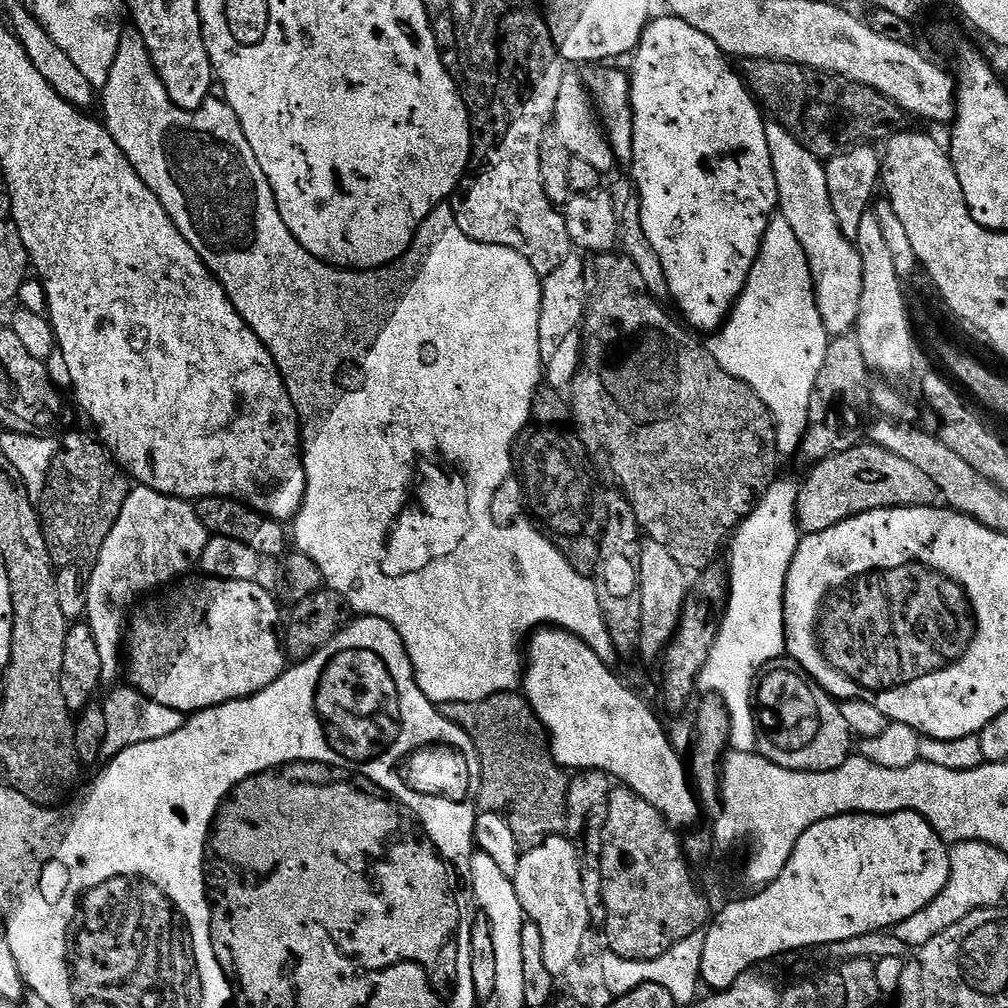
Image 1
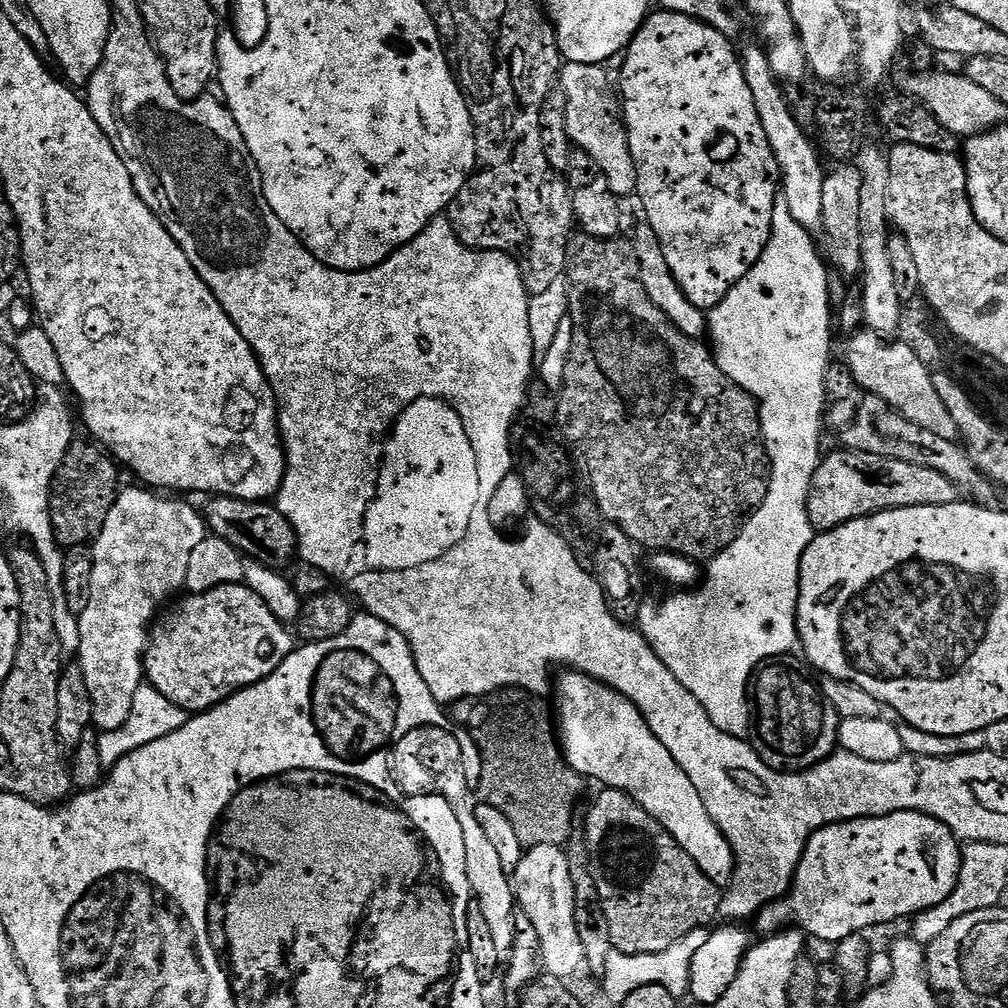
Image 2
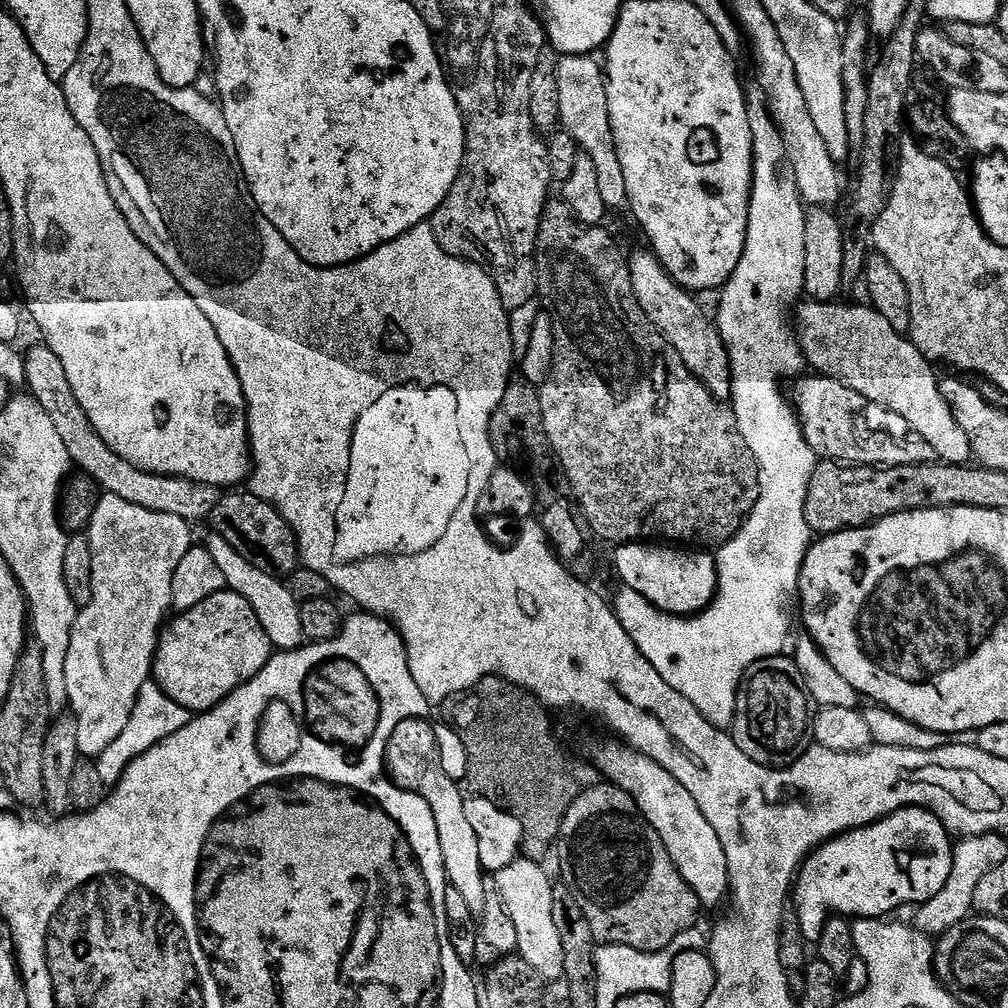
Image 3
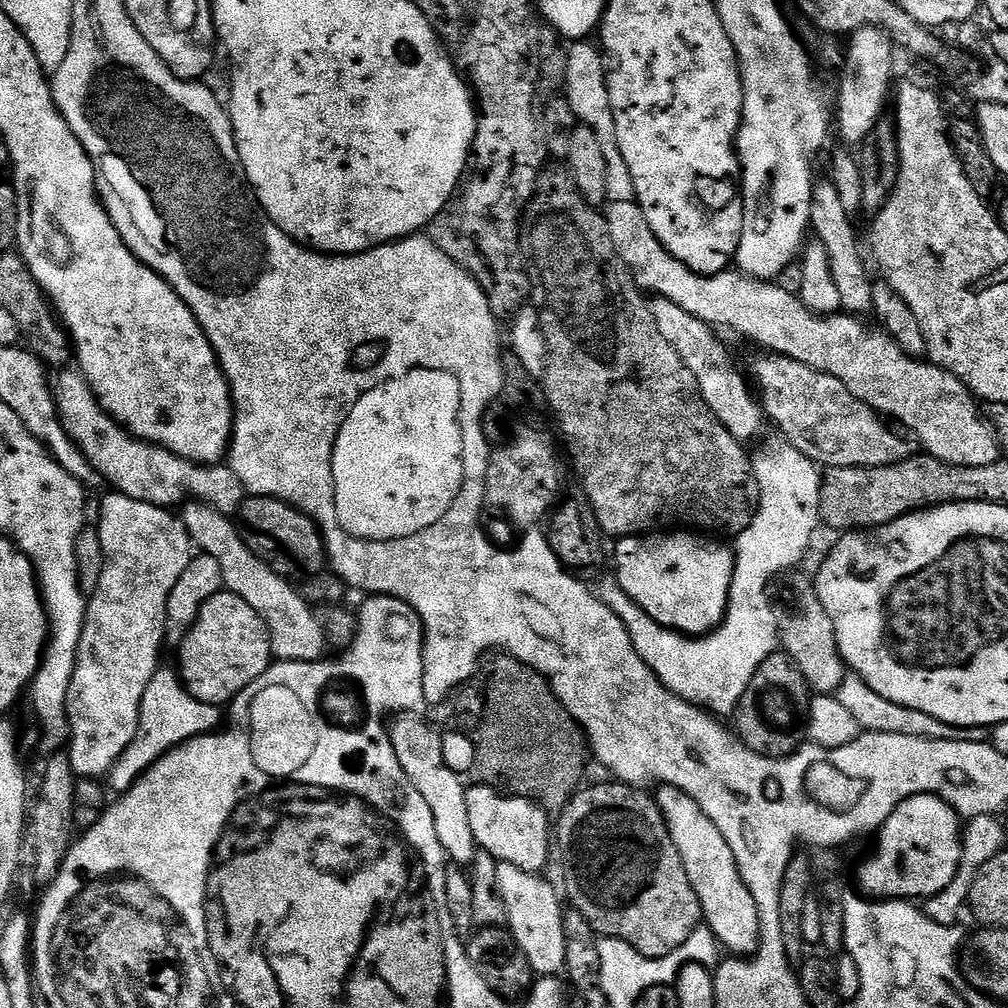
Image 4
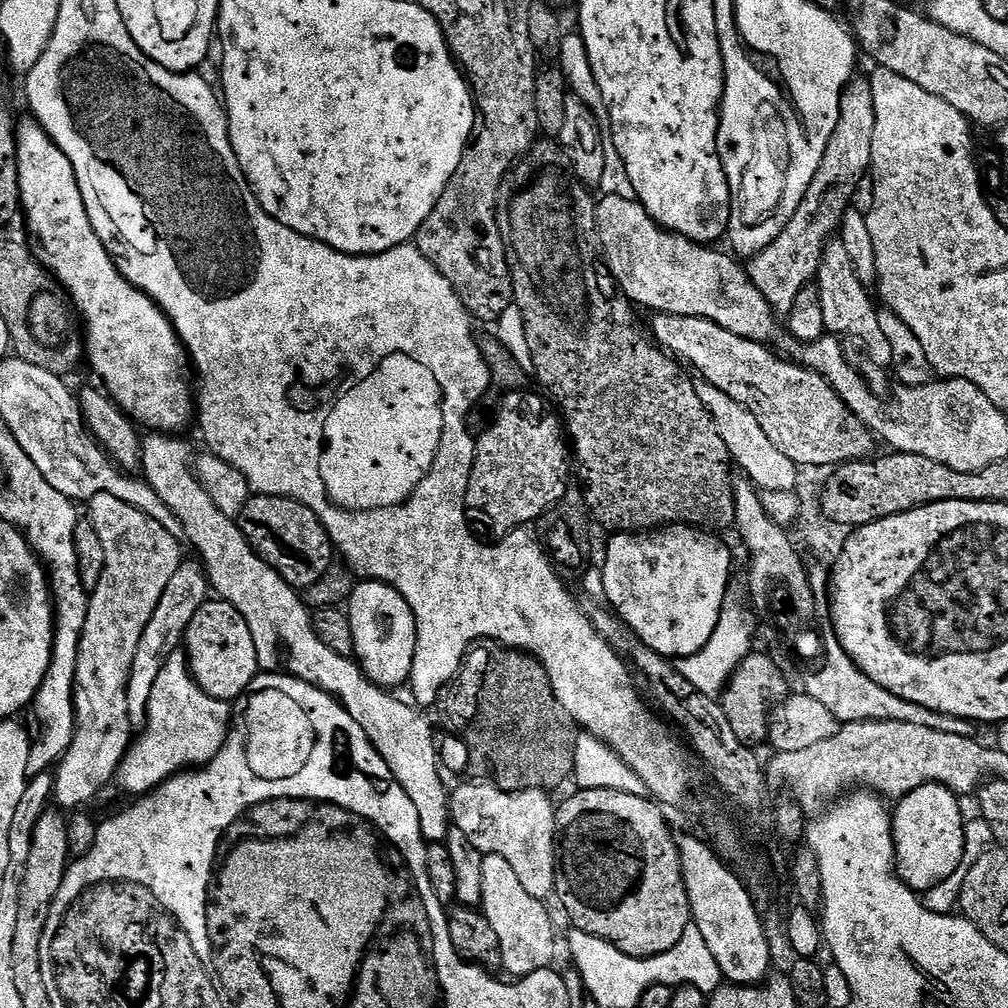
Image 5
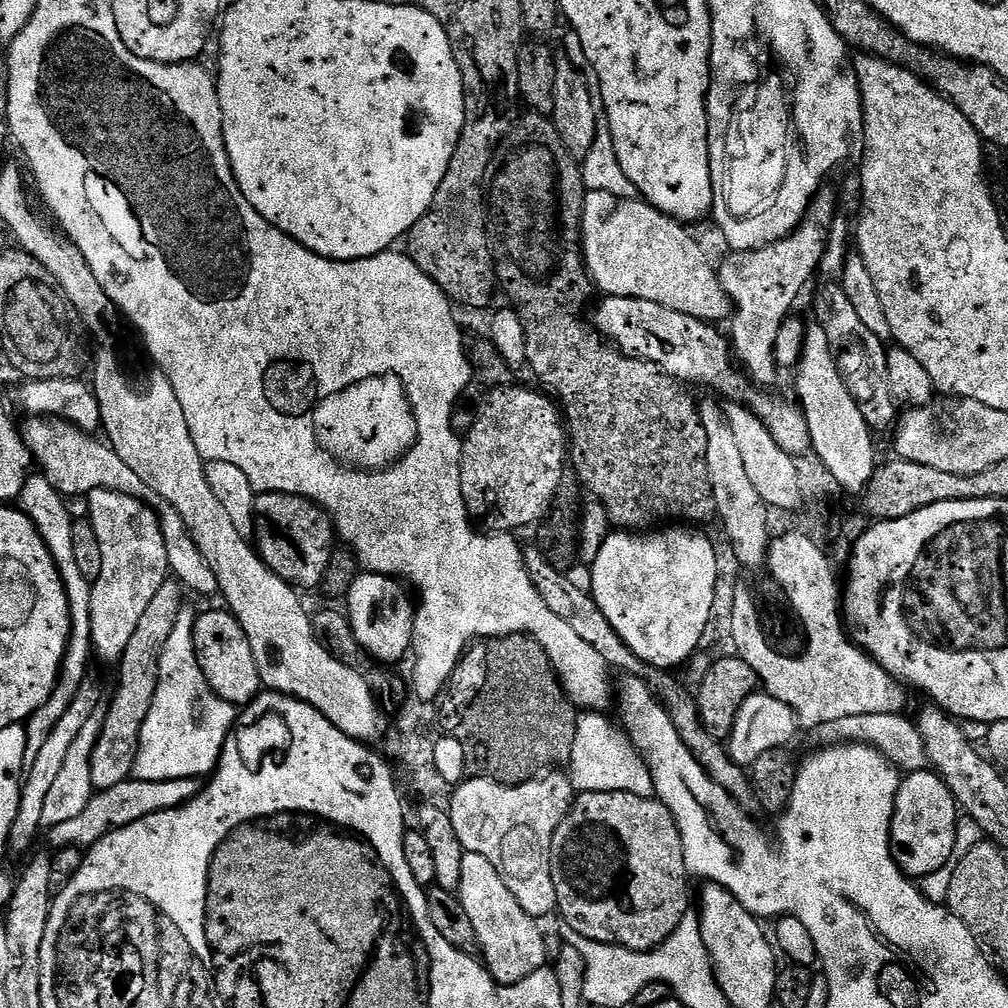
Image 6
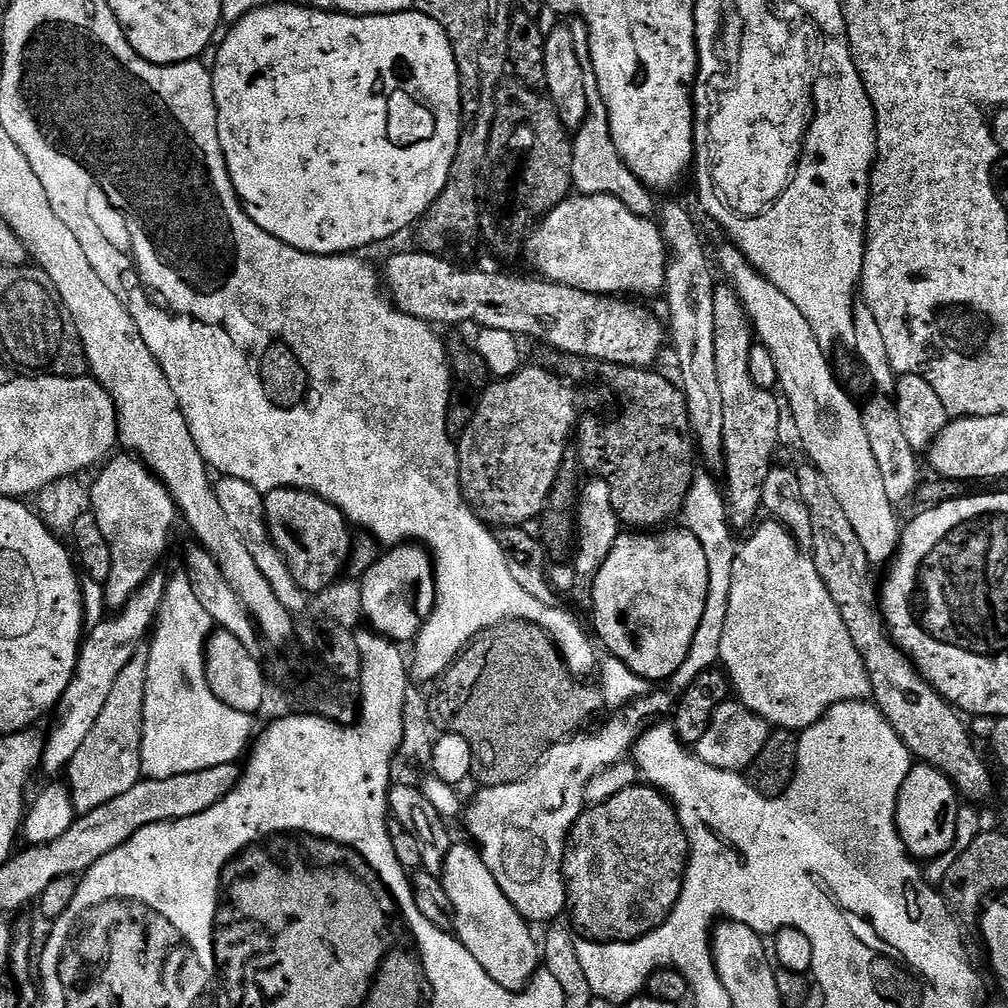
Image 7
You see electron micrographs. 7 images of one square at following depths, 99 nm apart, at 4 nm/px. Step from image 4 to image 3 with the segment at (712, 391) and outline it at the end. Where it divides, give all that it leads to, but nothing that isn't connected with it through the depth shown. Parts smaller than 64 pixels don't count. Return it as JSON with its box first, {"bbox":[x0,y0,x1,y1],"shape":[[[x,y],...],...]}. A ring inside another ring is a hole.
{"bbox":[628,248,734,400],"shape":[[[640,248],[630,252],[628,265],[634,282],[634,294],[648,320],[663,333],[687,368],[703,381],[713,396],[720,400],[729,399],[734,390],[731,356],[713,317],[706,314],[687,289],[681,288],[672,279],[655,251]]]}

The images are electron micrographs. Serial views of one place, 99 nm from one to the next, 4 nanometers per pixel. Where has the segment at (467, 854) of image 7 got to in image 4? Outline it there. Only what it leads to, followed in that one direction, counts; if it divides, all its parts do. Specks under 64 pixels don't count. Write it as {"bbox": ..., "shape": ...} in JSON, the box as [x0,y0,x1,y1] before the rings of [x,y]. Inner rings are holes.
{"bbox":[496,863,566,977],"shape":[[[497,863],[496,891],[499,903],[504,903],[504,912],[508,915],[507,931],[517,948],[524,953],[533,973],[541,977],[556,976],[565,971],[564,959],[566,958],[566,942],[563,936],[563,916],[565,909],[560,908],[560,900],[556,892],[544,881],[545,877],[540,874],[523,872],[518,866]]]}

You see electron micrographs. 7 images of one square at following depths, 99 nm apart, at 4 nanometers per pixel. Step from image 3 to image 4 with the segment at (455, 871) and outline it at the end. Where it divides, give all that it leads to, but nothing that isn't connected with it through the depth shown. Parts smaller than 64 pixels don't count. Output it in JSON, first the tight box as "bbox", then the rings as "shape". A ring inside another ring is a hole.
{"bbox":[389,716,476,865],"shape":[[[416,716],[399,717],[397,724],[389,729],[389,740],[400,769],[430,807],[435,820],[435,833],[445,855],[457,865],[469,865],[476,851],[476,843],[470,830],[469,815],[466,814],[465,785],[462,786],[461,777],[443,762],[441,737],[434,736],[431,728],[418,719]]]}

